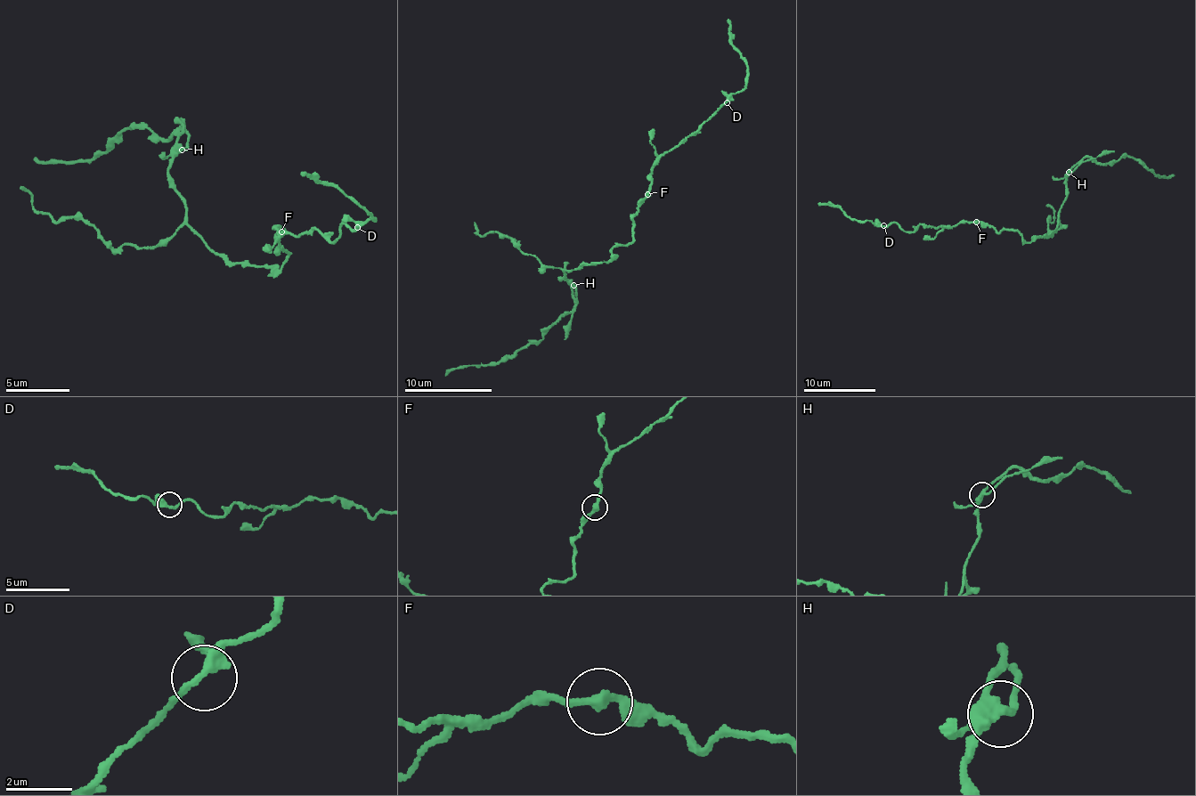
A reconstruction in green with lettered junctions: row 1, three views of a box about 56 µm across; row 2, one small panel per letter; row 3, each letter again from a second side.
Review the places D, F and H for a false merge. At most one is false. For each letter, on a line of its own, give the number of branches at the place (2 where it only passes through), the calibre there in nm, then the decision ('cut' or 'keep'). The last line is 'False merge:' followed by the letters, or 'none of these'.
D: 3 branches meet; 280 nm thick; keep
F: 2 branches meet; 280 nm thick; keep
H: 3 branches meet; 320 nm thick; cut
False merge: H

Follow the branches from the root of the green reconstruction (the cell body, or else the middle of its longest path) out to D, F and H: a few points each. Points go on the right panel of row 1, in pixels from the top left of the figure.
D: (1030, 240), (1014, 229), (996, 231), (972, 222), (939, 227), (920, 223), (912, 231), (893, 222), (883, 225)
F: (1030, 240), (1025, 240), (1014, 229), (996, 231), (976, 222)
H: (1030, 240), (1038, 235), (1049, 236), (1055, 230), (1060, 207), (1066, 196), (1068, 172)

